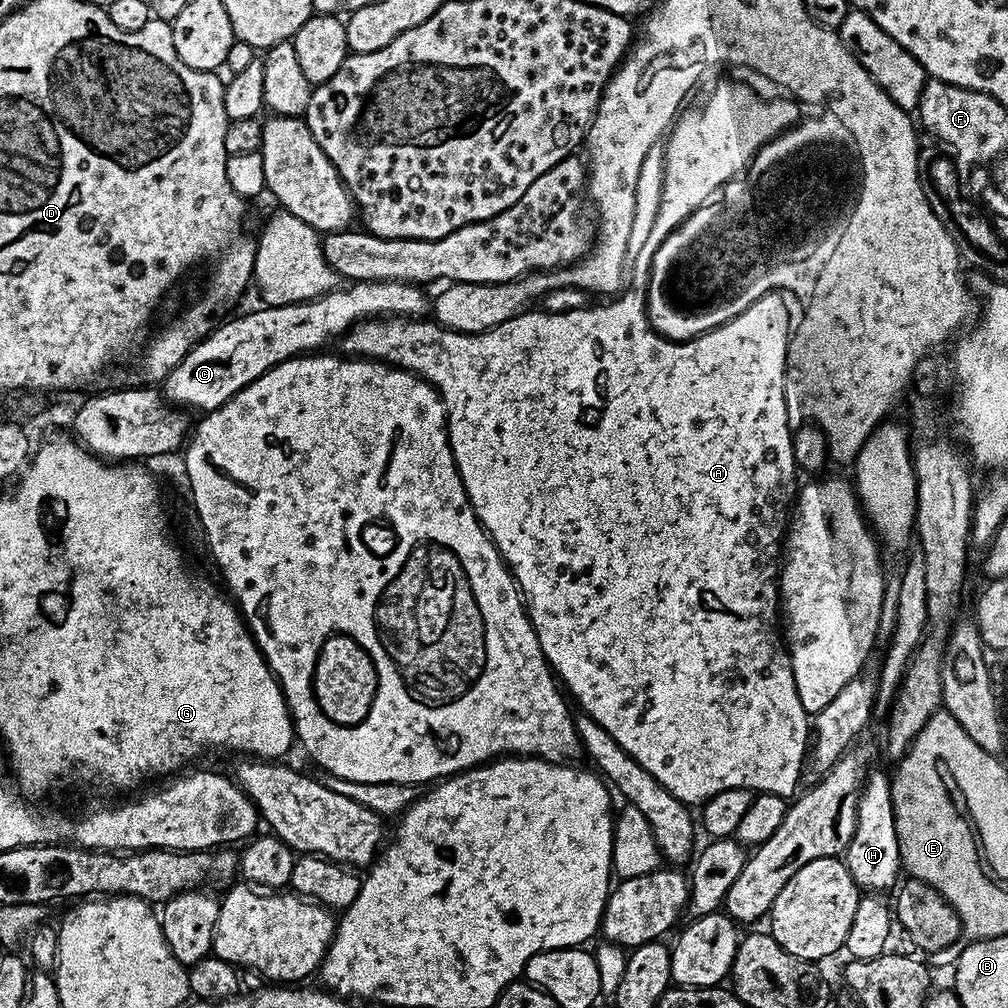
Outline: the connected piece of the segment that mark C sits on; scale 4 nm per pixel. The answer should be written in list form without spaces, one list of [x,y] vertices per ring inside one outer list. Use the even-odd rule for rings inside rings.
[[[362,281],[352,282],[345,286],[339,286],[332,292],[324,293],[313,300],[302,301],[299,304],[278,305],[274,307],[260,306],[257,312],[248,312],[237,320],[225,319],[217,323],[216,327],[198,341],[188,351],[186,358],[170,370],[170,374],[162,381],[162,395],[167,403],[173,406],[183,406],[185,409],[201,408],[201,413],[207,414],[216,408],[220,408],[234,394],[241,392],[250,382],[254,382],[266,370],[270,370],[276,364],[284,360],[291,360],[301,354],[312,354],[323,344],[328,344],[332,339],[343,337],[348,329],[355,326],[359,320],[373,318],[387,318],[389,316],[406,316],[420,318],[429,311],[430,300],[424,297],[425,289],[415,284],[403,284],[401,281]]]

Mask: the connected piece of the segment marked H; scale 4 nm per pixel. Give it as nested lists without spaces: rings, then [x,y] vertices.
[[[869,771],[865,775],[864,783],[860,786],[856,829],[842,859],[844,865],[850,870],[857,888],[872,894],[884,894],[887,888],[892,890],[897,887],[902,876],[902,861],[889,773]]]

